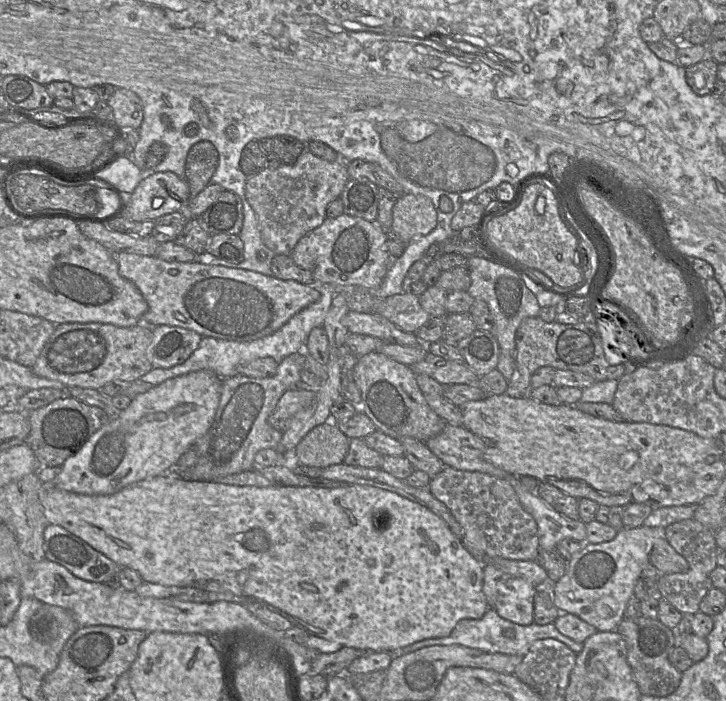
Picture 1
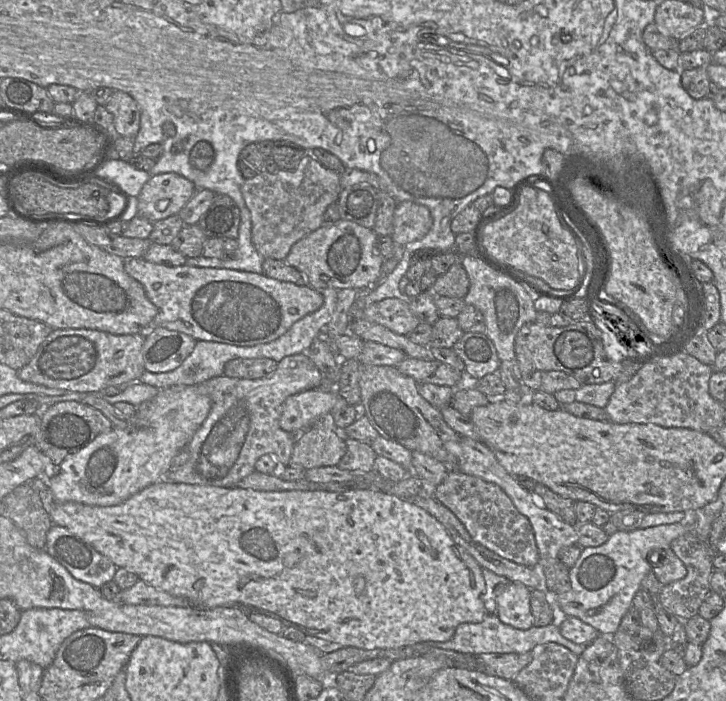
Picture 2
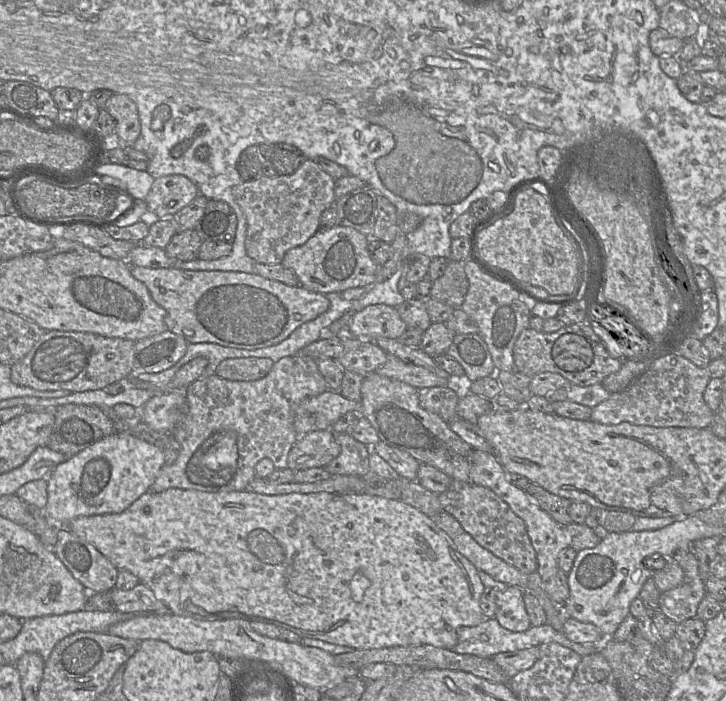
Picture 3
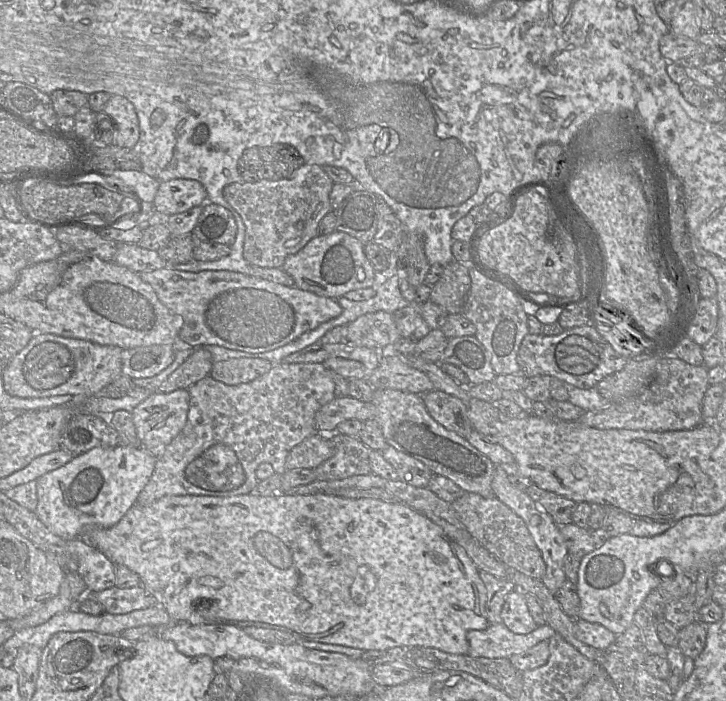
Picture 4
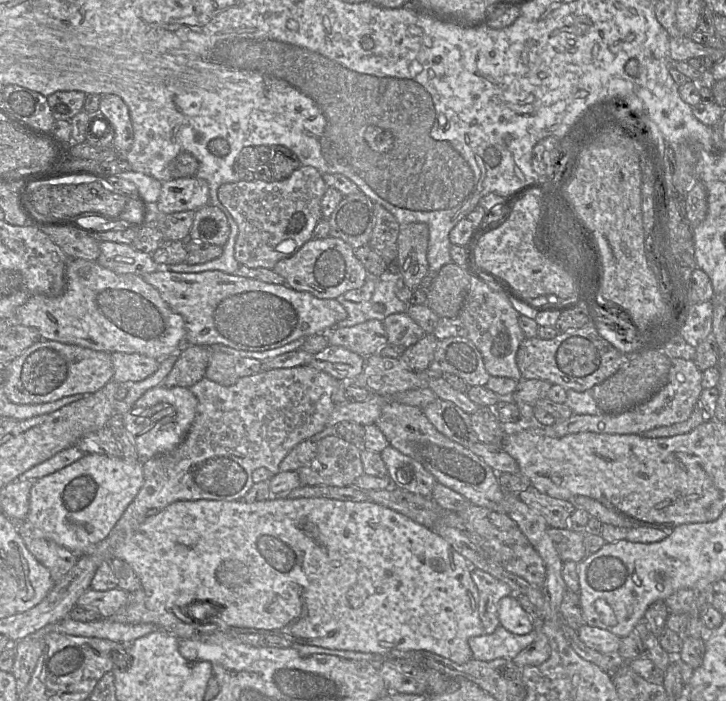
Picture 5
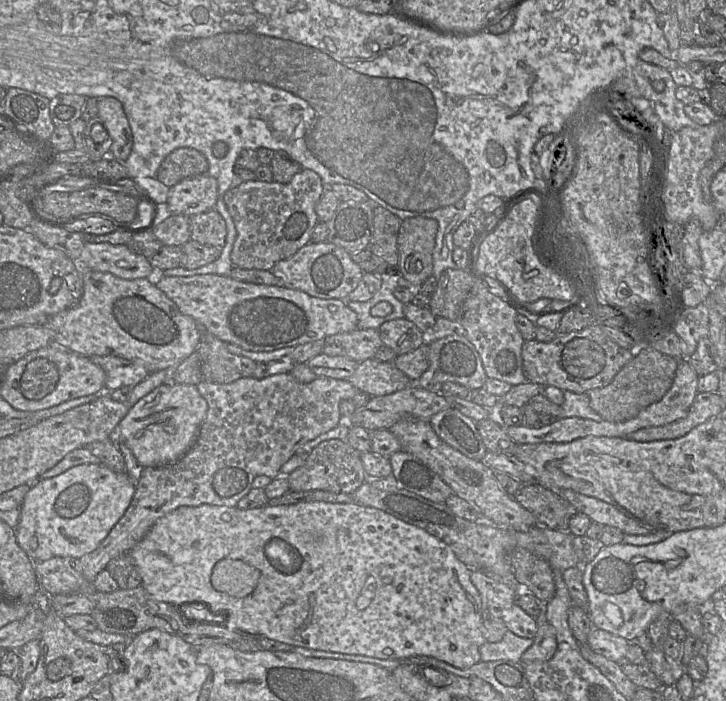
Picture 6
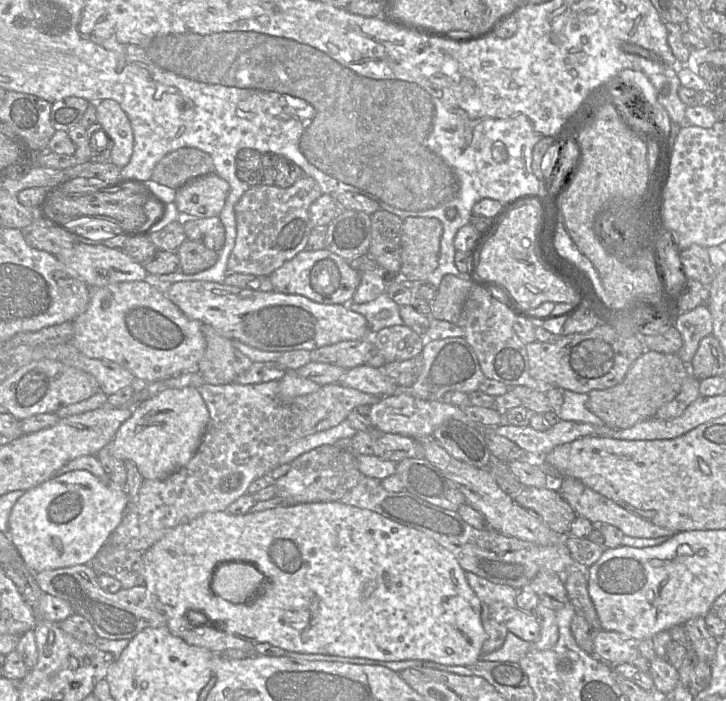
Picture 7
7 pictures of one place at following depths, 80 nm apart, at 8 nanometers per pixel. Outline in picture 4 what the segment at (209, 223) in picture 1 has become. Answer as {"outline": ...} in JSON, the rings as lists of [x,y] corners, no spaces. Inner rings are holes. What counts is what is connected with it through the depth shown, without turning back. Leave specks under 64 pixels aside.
{"outline":[[[206,201],[192,231],[195,241],[232,246],[237,225],[230,212],[219,204]]]}

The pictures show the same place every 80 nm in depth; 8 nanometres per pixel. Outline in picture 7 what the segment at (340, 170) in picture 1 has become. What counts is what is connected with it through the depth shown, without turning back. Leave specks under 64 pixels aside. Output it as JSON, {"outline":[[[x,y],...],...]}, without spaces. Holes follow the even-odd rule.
{"outline":[[[306,175],[288,188],[260,184],[250,186],[234,207],[236,239],[227,262],[228,273],[269,276],[305,250],[313,229],[309,208],[321,195],[318,183]]]}

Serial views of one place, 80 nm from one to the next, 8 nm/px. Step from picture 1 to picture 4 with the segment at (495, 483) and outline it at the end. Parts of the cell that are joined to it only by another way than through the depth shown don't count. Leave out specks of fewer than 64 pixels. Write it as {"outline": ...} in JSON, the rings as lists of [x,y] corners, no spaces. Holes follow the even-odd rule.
{"outline":[[[464,492],[459,498],[449,503],[454,514],[486,550],[498,559],[512,573],[519,573],[536,580],[542,580],[545,563],[537,549],[526,525],[506,505],[497,498],[482,497],[478,494]]]}

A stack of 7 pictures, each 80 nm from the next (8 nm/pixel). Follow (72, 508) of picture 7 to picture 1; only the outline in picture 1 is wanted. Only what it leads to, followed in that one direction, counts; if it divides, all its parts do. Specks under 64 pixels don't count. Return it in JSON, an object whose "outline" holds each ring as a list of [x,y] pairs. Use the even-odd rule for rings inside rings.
{"outline":[[[199,370],[171,378],[137,395],[118,418],[110,420],[60,467],[52,485],[84,495],[114,494],[139,481],[171,472],[181,455],[211,427],[220,402],[222,379],[208,370]]]}

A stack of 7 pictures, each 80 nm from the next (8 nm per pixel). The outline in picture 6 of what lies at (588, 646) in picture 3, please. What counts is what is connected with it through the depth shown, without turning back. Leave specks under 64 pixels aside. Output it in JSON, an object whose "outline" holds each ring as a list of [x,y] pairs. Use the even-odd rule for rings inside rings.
{"outline":[[[507,631],[499,642],[485,642],[479,648],[480,661],[510,660],[520,662],[521,655],[533,644],[534,639],[523,638]]]}

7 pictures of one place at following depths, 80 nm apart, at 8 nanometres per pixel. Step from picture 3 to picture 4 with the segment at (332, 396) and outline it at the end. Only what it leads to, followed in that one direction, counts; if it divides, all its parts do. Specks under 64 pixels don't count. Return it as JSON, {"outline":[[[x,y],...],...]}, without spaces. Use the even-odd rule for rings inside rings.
{"outline":[[[349,396],[334,398],[324,405],[315,415],[315,431],[320,434],[332,434],[336,426],[347,419],[362,422],[373,419],[375,406],[371,401],[360,401]]]}

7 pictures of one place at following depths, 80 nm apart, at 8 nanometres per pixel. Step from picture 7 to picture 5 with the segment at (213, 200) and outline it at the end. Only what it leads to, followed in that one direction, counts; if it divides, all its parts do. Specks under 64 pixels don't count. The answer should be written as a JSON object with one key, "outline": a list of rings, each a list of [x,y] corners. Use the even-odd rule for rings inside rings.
{"outline":[[[195,176],[173,178],[162,183],[157,206],[160,213],[196,211],[209,204],[209,185]]]}

